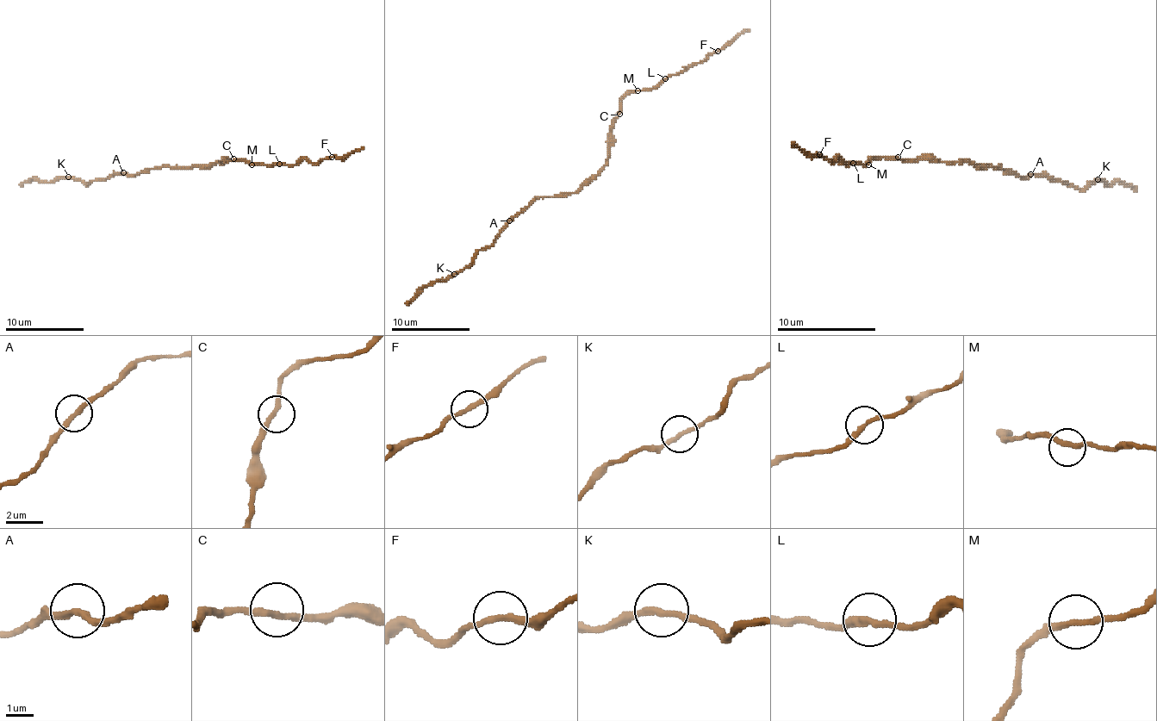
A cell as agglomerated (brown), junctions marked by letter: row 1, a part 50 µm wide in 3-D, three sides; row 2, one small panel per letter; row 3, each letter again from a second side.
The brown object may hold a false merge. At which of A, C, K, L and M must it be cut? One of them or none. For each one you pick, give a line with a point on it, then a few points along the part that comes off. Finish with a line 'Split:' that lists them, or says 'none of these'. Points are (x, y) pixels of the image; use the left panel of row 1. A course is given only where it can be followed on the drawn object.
Split: none of these

